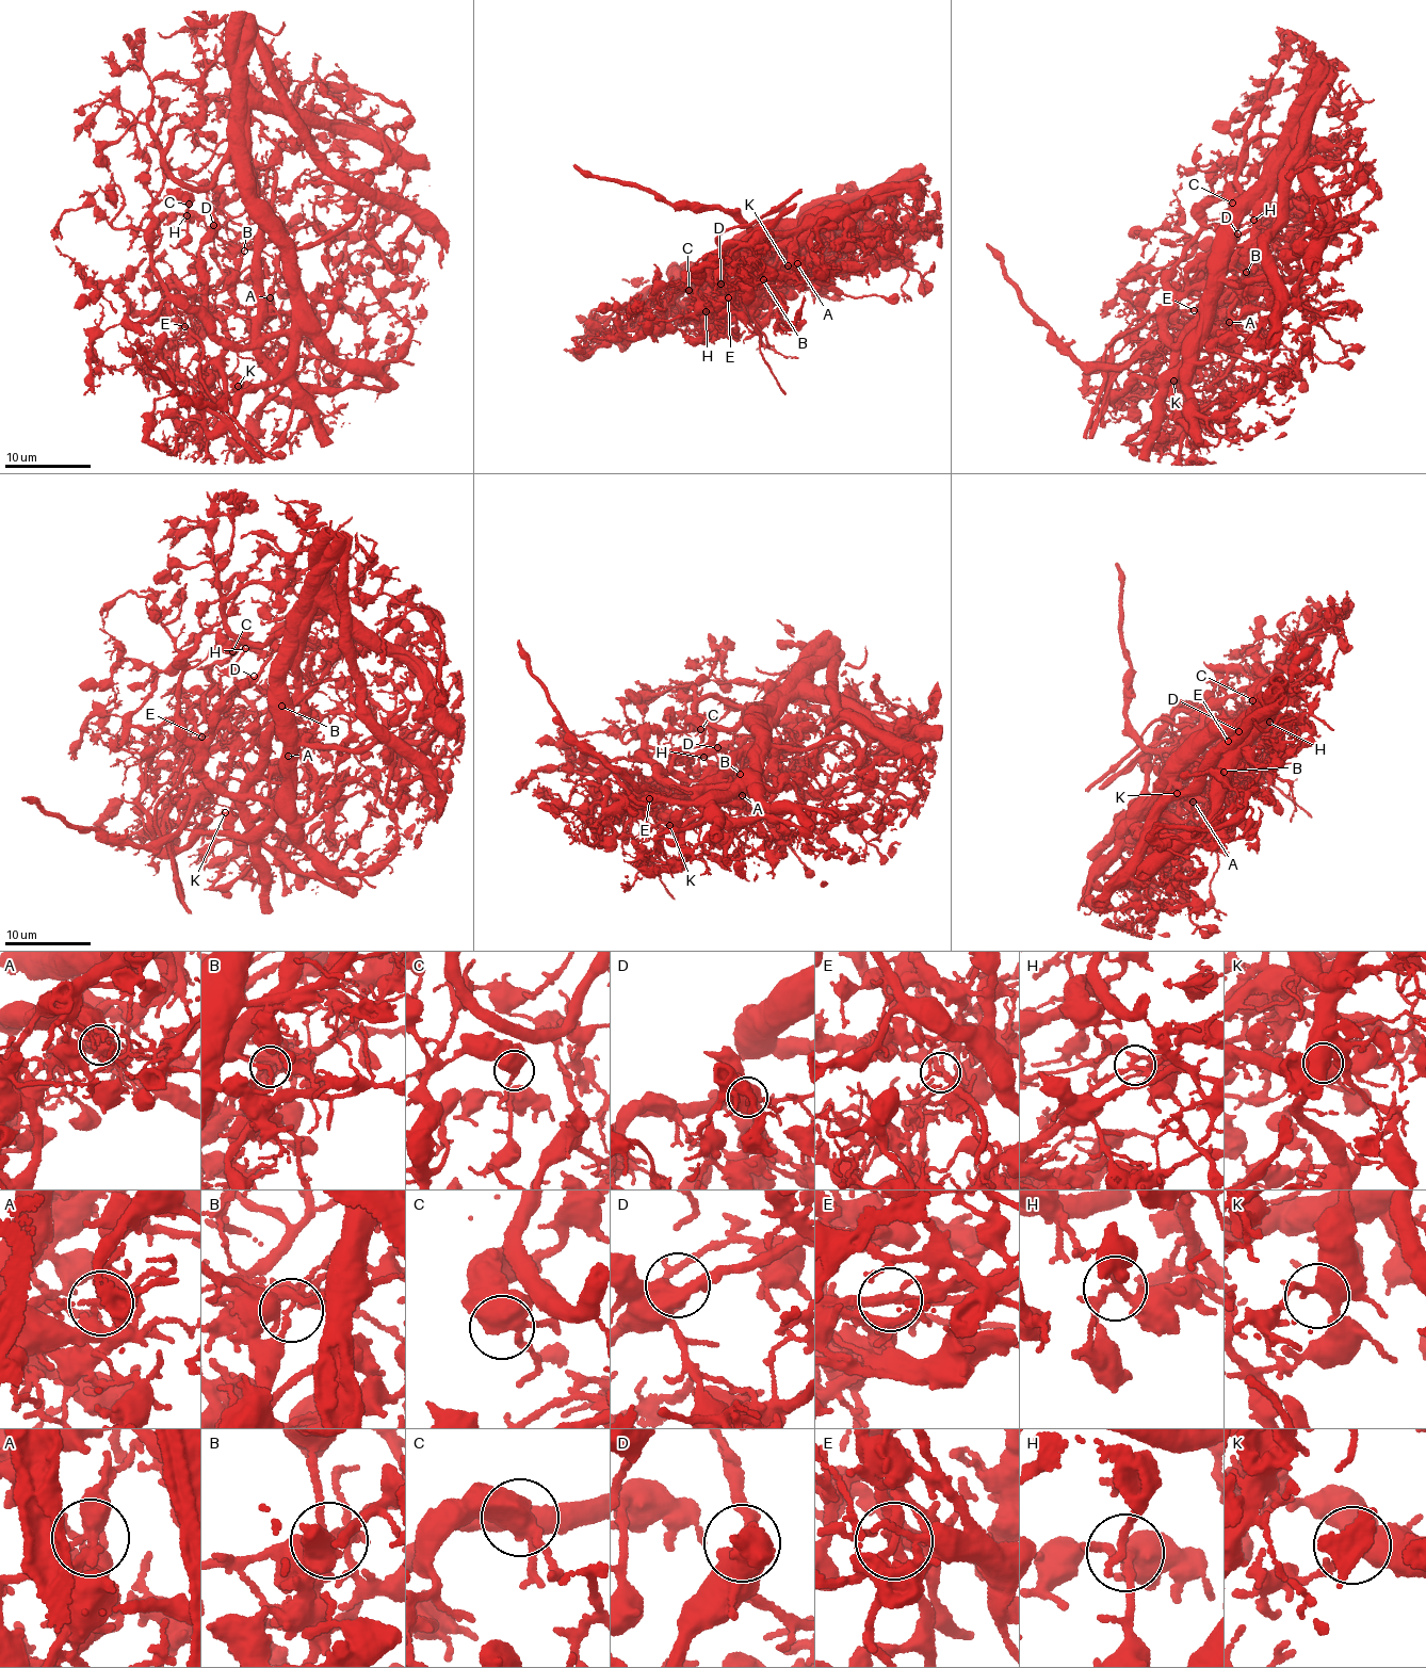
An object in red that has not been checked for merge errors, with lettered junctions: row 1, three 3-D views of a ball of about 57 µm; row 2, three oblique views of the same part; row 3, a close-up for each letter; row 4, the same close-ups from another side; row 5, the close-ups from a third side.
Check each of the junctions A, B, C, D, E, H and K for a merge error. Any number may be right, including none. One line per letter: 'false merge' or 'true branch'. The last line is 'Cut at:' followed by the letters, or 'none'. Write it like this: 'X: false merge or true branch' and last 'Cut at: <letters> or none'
A: false merge
B: false merge
C: true branch
D: true branch
E: false merge
H: true branch
K: true branch
Cut at: A, B, E

